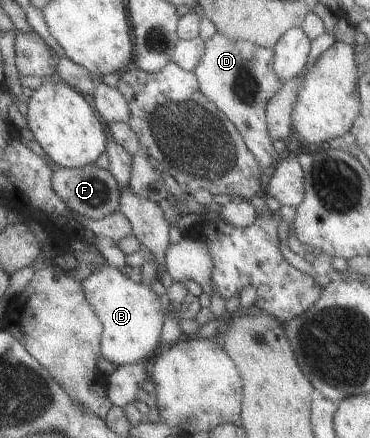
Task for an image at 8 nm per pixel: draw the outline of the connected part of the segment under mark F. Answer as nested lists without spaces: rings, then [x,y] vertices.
[[[94,163],[78,168],[59,166],[52,171],[50,182],[54,194],[66,205],[66,209],[81,213],[86,218],[101,219],[118,209],[120,193],[115,179],[107,170]]]

